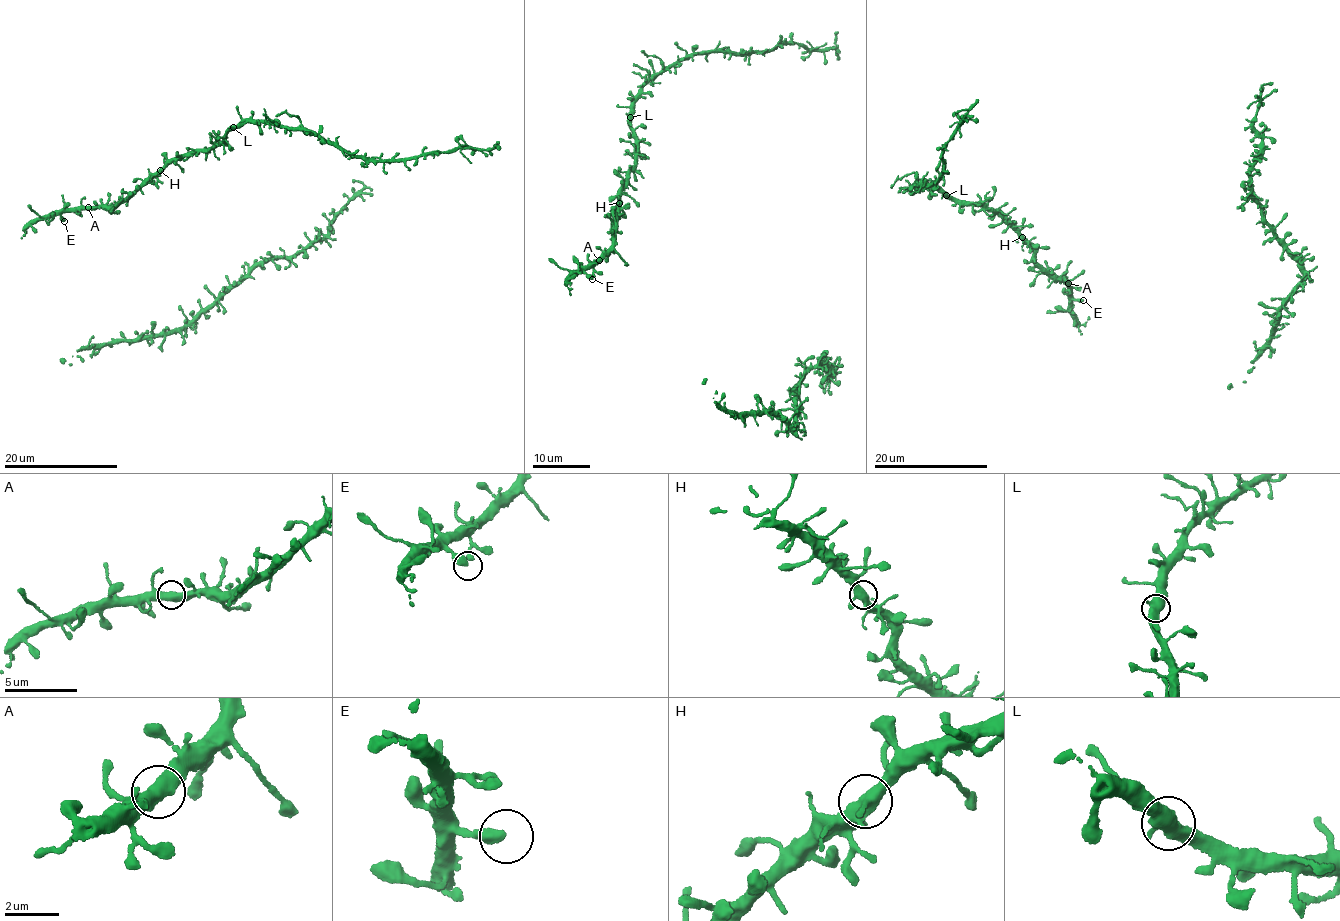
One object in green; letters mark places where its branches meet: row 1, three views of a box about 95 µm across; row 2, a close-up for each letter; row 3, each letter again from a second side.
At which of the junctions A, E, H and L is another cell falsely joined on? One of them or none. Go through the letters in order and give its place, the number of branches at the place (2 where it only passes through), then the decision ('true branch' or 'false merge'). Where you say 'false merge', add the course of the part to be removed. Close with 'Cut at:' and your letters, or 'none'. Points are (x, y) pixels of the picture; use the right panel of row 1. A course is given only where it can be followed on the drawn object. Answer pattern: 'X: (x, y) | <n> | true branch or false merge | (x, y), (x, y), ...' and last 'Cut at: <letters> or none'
A: (1068, 283) | 2 | true branch
E: (1083, 300) | 1 | true branch
H: (1022, 237) | 3 | true branch
L: (946, 195) | 2 | true branch
Cut at: none

